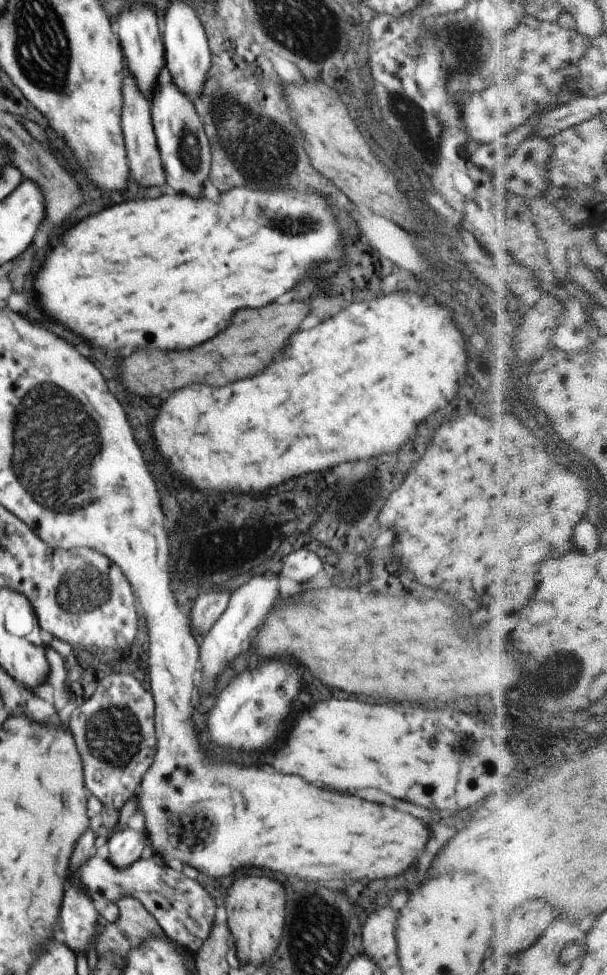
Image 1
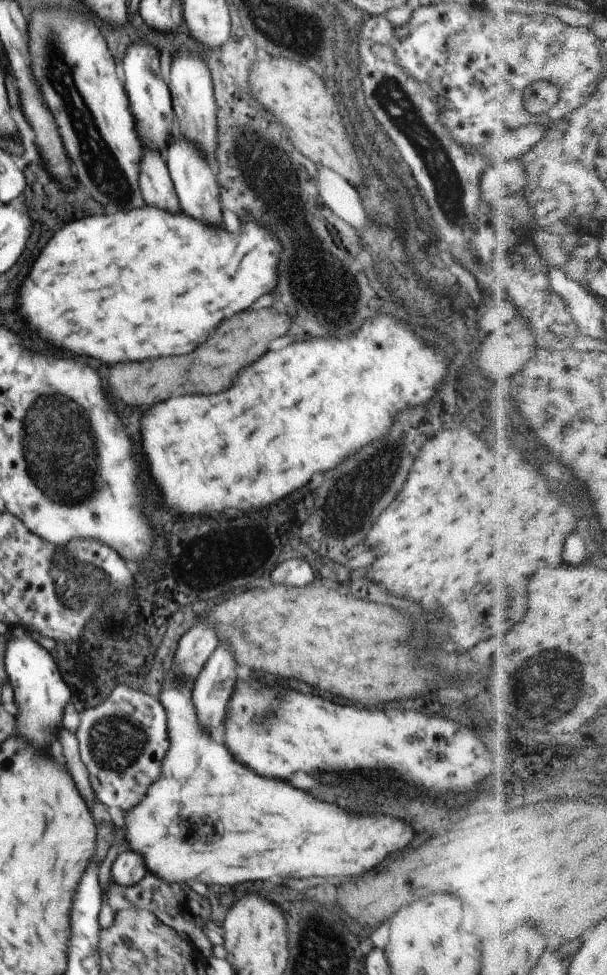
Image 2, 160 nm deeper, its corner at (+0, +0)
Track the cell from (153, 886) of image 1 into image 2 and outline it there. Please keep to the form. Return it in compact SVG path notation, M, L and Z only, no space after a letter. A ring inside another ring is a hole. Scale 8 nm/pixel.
M148 872L142 880L131 887L118 886L111 882L109 888L104 891L106 902L114 910L129 908L146 909L152 911L158 920L173 928L178 934L185 938L196 950L209 958L212 956L212 942L206 937L201 926L207 926L210 922L210 903L208 899L201 898L187 883L165 883L158 877Z

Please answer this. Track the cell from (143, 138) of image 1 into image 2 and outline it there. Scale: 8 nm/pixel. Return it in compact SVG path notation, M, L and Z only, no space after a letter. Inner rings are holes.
M143 146L142 176L140 190L148 206L178 214L180 204L174 189L164 155Z

